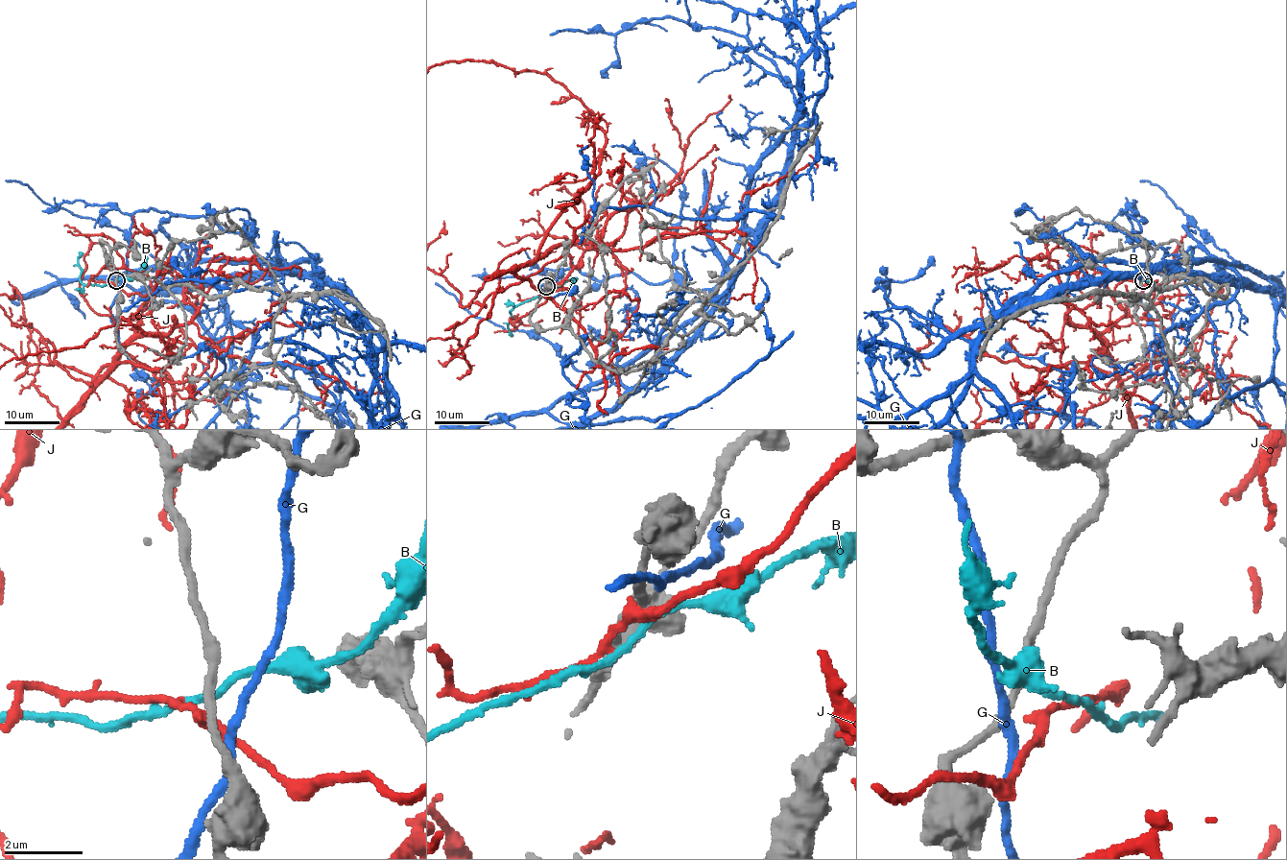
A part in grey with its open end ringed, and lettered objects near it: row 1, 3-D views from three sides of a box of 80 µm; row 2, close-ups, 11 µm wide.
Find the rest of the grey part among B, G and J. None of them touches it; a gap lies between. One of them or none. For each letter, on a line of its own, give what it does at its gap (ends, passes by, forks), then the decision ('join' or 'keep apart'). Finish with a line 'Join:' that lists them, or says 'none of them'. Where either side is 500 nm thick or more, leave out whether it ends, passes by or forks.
B: it passes by; join
G: it passes by; keep apart
J: it passes by; keep apart
Join: B

